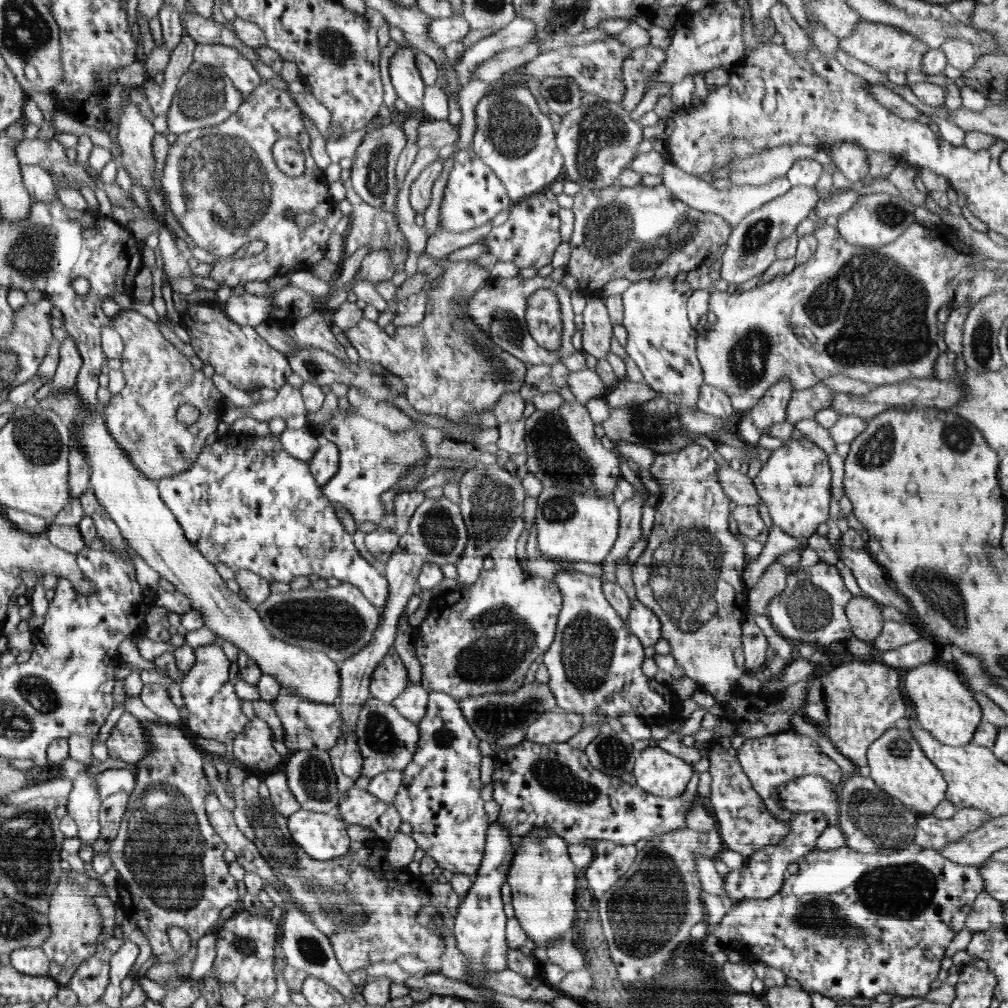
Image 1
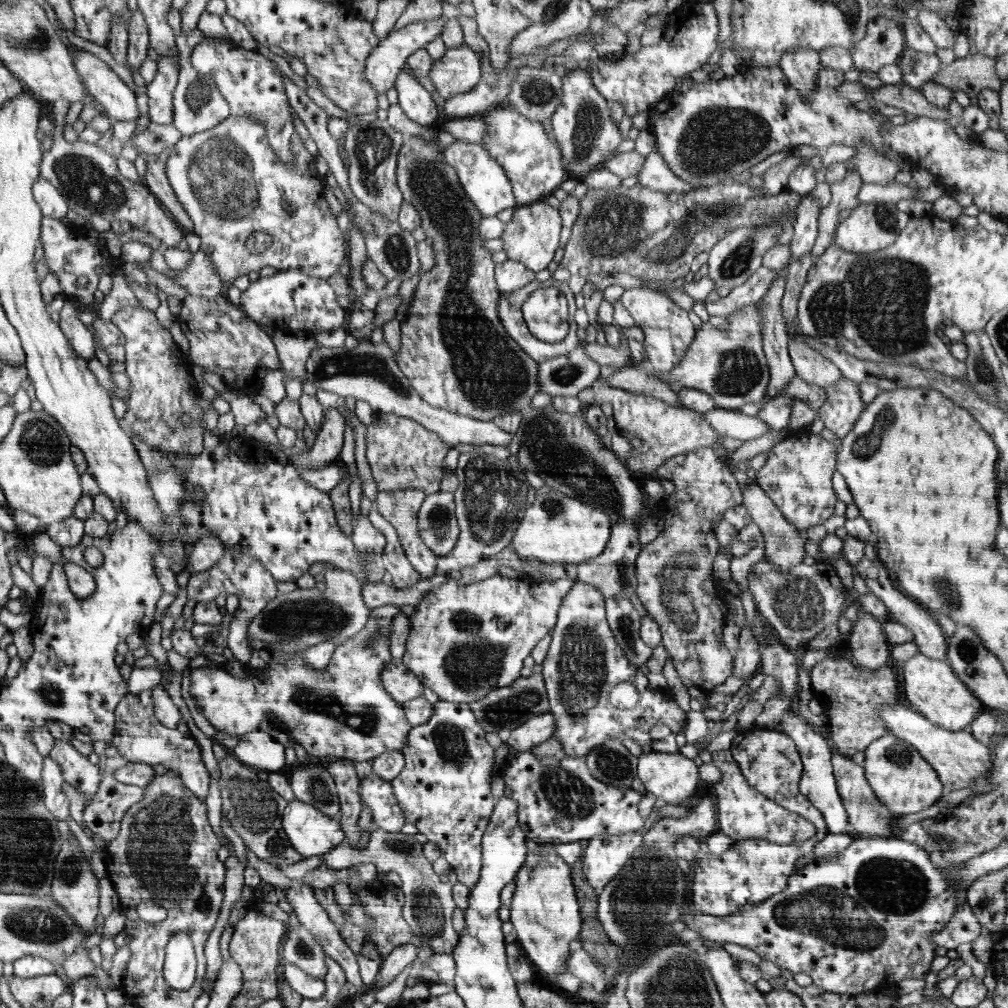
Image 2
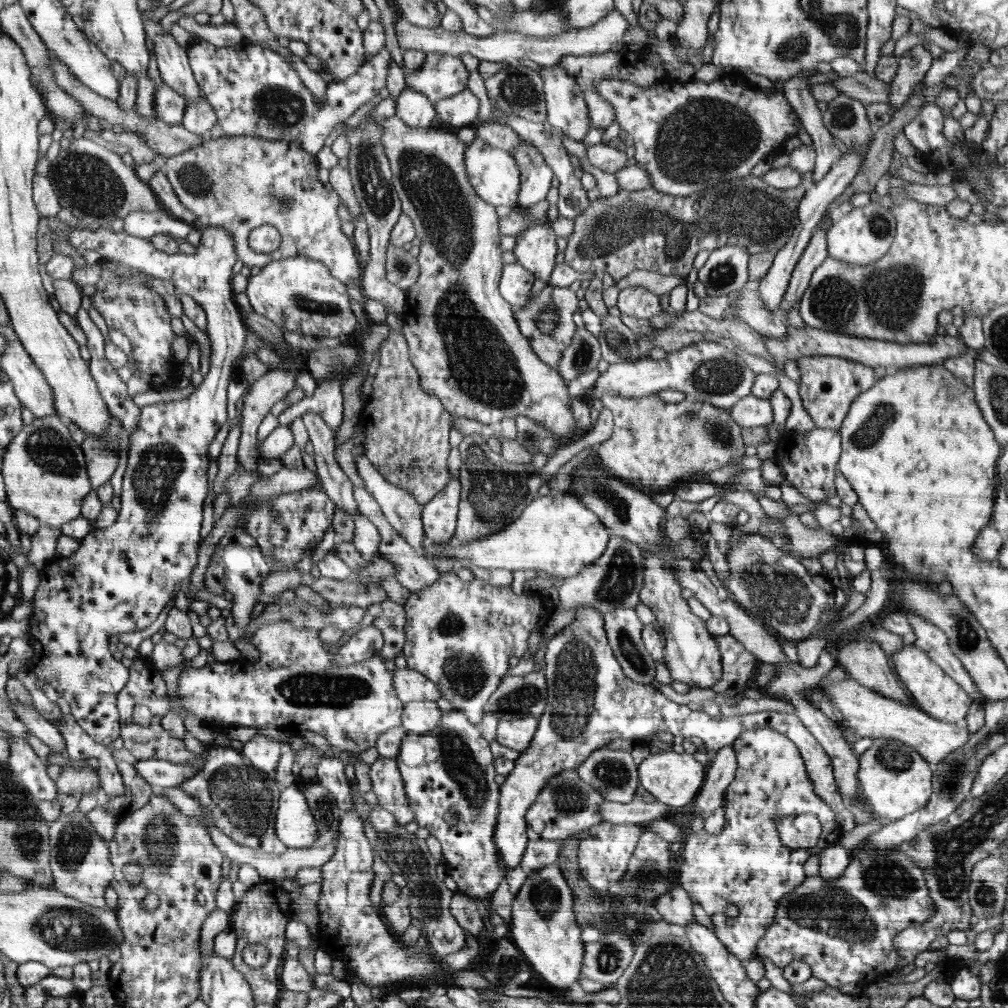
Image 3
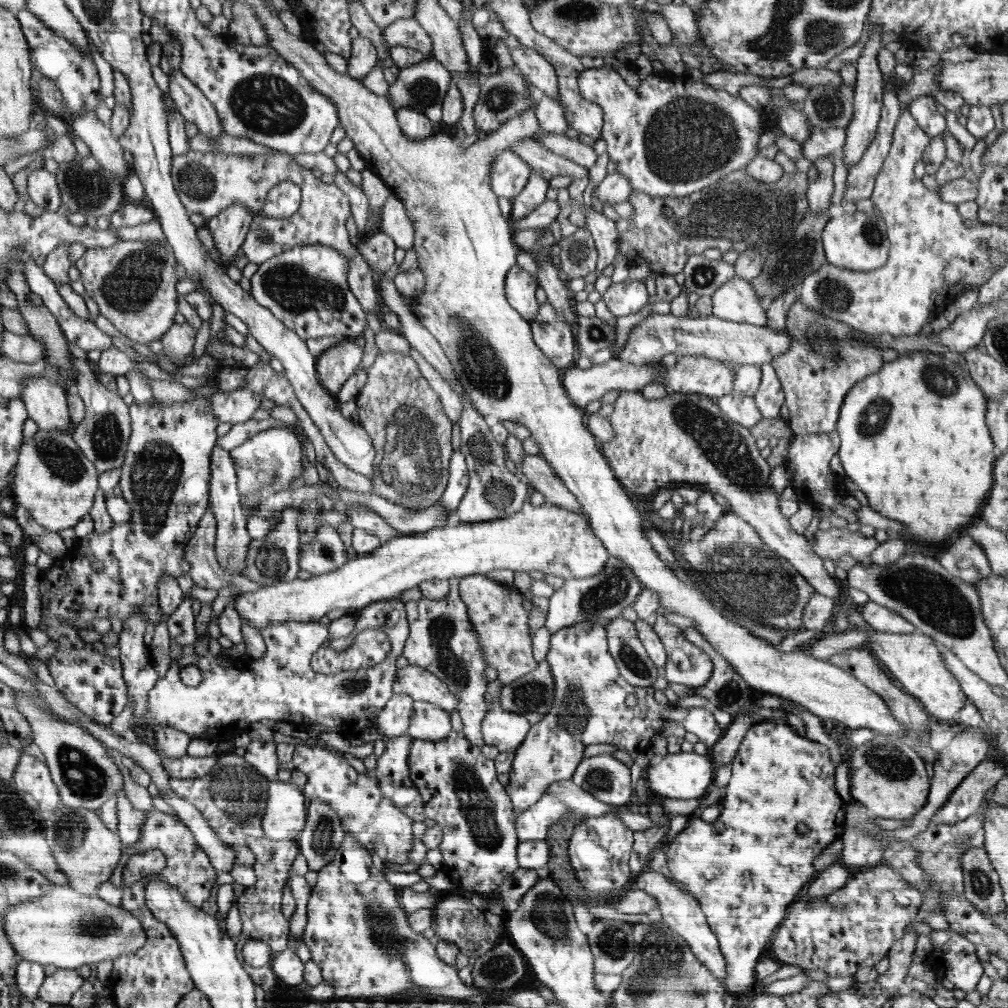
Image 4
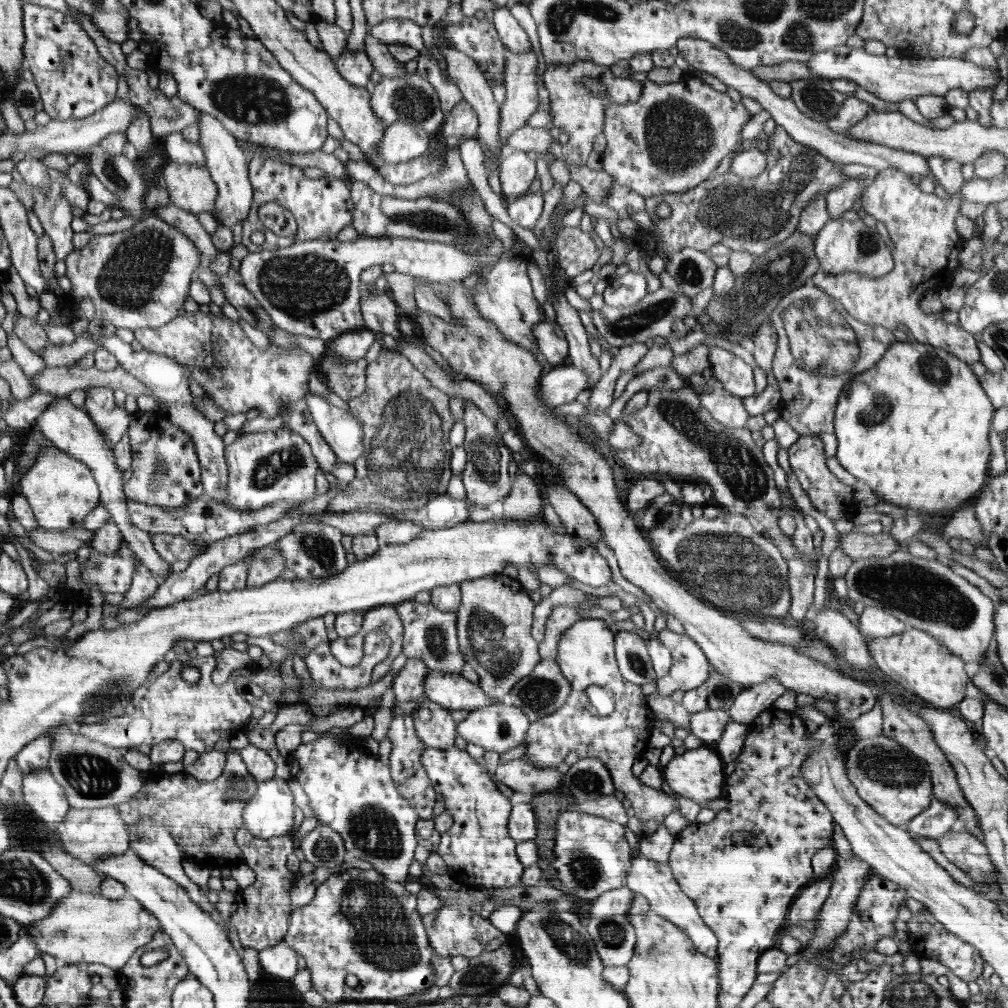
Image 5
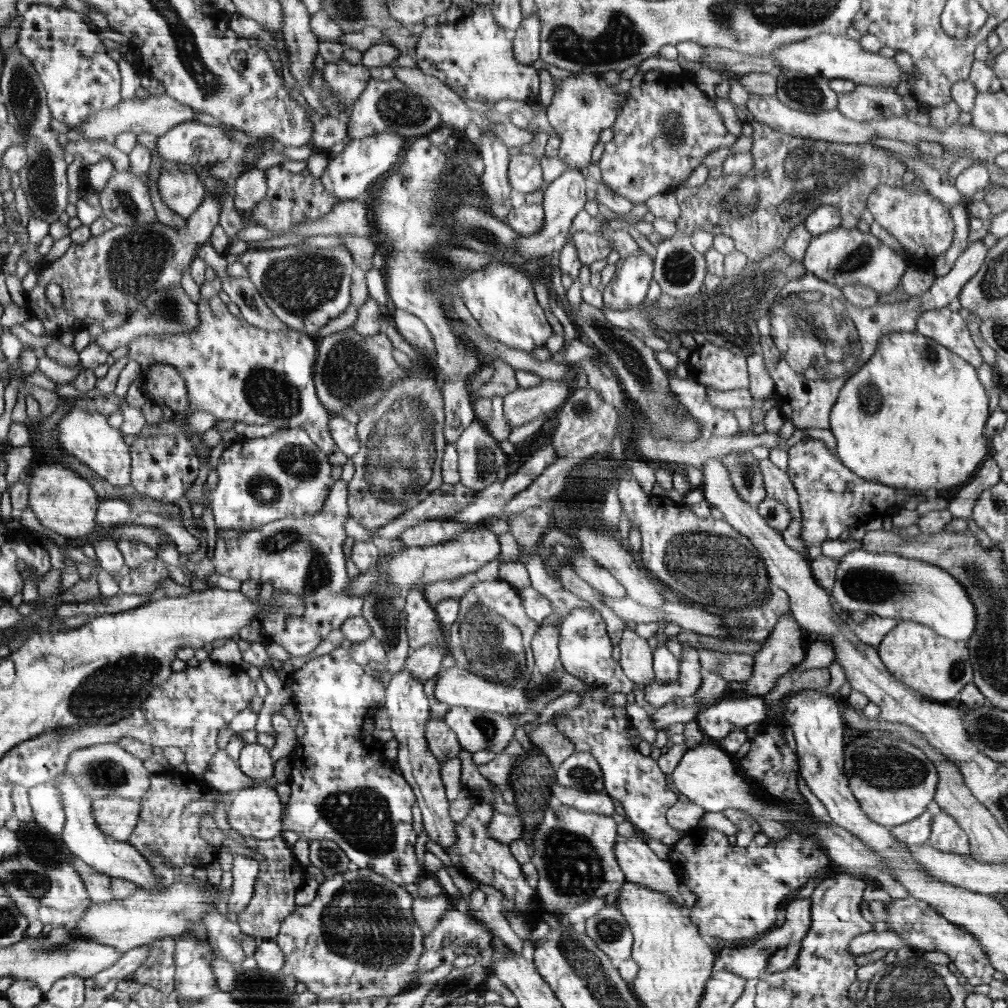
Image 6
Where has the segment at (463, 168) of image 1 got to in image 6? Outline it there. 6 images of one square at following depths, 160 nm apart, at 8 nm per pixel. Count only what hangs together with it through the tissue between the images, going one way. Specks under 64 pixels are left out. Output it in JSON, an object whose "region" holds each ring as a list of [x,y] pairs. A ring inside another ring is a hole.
{"region":[[[522,153],[509,156],[508,182],[512,190],[525,195],[544,189],[546,183],[543,181],[540,157]]]}

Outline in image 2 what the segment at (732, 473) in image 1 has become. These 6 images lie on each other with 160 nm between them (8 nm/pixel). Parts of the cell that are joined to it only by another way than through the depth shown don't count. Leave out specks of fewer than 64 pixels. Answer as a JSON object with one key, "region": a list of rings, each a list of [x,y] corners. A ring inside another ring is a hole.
{"region":[[[751,482],[746,491],[743,493],[743,504],[750,513],[751,520],[759,526],[762,538],[765,542],[765,556],[771,563],[779,566],[781,569],[789,569],[791,566],[796,566],[803,562],[807,550],[806,534],[800,533],[795,529],[794,525],[789,523],[786,517],[783,517],[782,512],[772,502],[772,499],[755,483]]]}

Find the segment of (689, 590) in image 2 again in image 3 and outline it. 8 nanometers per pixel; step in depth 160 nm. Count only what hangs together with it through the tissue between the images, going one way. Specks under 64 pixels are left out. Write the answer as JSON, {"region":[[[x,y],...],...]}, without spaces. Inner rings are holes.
{"region":[[[665,540],[665,546],[658,552],[646,552],[643,569],[643,587],[640,591],[640,601],[648,606],[656,622],[662,628],[666,638],[666,662],[672,680],[677,680],[689,685],[691,688],[711,688],[722,679],[722,663],[720,651],[718,651],[718,640],[707,630],[706,621],[696,617],[690,607],[688,600],[680,596],[681,586],[677,582],[677,576],[673,572],[671,562],[674,559],[688,559],[680,551],[679,540]]]}

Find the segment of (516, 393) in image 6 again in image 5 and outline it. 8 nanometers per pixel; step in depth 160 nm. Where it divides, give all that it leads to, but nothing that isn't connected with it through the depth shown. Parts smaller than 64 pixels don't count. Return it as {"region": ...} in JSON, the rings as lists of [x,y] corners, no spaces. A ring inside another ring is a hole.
{"region":[[[569,363],[553,367],[540,380],[539,398],[552,409],[576,400],[582,390],[589,388],[587,374]]]}

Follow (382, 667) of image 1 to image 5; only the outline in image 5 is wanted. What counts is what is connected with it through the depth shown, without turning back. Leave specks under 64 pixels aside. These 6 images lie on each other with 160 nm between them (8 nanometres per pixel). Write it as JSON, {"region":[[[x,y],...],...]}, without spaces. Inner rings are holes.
{"region":[[[430,671],[424,679],[424,694],[442,708],[452,710],[476,710],[493,704],[493,700],[474,684],[458,674]]]}

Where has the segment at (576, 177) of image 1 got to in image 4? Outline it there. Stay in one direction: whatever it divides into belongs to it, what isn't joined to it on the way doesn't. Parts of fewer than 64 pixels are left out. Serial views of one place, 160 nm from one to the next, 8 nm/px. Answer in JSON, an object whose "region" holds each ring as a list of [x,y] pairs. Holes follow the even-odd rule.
{"region":[[[512,42],[510,52],[515,66],[536,88],[537,94],[549,96],[561,105],[554,67],[541,54],[522,44]]]}

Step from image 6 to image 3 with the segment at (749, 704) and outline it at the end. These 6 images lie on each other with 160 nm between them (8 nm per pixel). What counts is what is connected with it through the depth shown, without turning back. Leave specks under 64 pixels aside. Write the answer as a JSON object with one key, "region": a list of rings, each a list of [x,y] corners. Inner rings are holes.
{"region":[[[576,608],[574,621],[550,640],[542,672],[547,683],[547,704],[529,749],[516,758],[514,769],[501,785],[494,842],[497,843],[507,872],[521,864],[530,841],[525,814],[551,778],[565,770],[577,769],[590,754],[614,739],[631,739],[646,744],[654,739],[657,732],[662,731],[684,739],[700,738],[712,754],[726,746],[733,746],[745,730],[774,729],[796,744],[815,791],[835,812],[835,822],[839,824],[841,832],[851,831],[857,825],[854,815],[838,792],[831,759],[795,713],[761,711],[714,719],[703,709],[693,711],[688,705],[670,701],[651,684],[628,679],[614,657],[607,640],[604,618],[596,608]]]}

